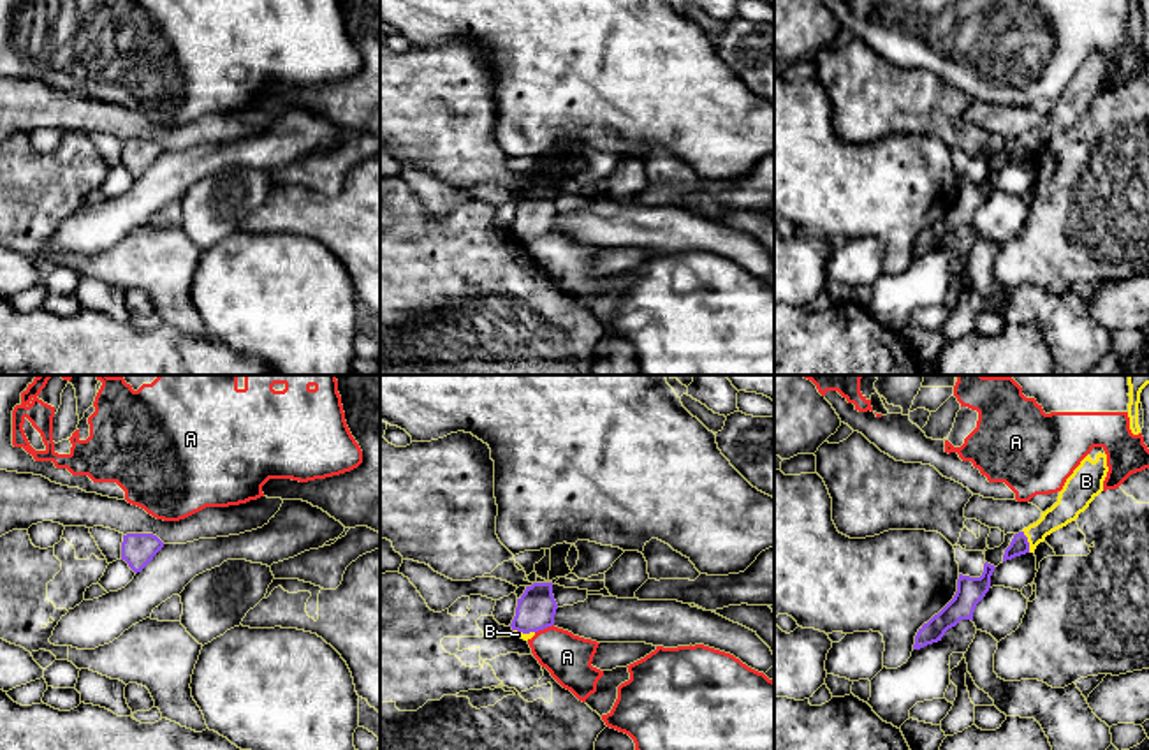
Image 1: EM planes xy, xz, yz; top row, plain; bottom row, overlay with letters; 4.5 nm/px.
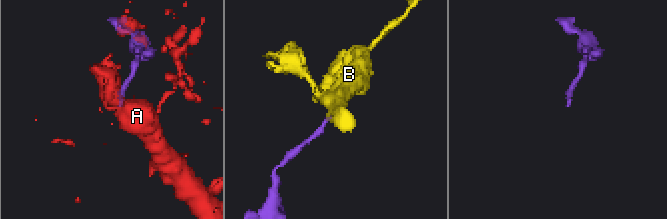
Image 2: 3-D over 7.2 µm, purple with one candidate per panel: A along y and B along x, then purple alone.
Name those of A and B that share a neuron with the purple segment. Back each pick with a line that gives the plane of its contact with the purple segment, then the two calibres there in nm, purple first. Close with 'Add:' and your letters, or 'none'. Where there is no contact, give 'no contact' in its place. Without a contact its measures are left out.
B: yz | 90/120 nm
Add: B

